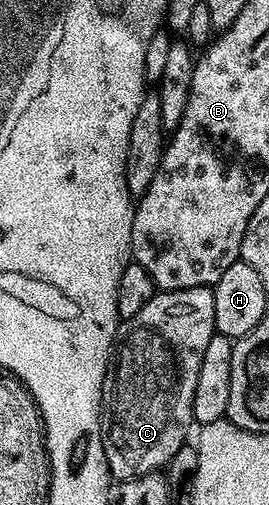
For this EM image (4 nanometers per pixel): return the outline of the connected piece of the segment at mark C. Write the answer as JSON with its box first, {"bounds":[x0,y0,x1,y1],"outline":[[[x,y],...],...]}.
{"bounds":[105,288,217,481],"outline":[[[211,288],[156,291],[155,297],[133,318],[122,321],[115,335],[113,379],[105,396],[105,458],[116,481],[132,480],[150,472],[166,469],[167,463],[188,443],[187,431],[193,428],[193,394],[197,390],[197,374],[201,374],[201,358],[209,338],[217,335]]]}

